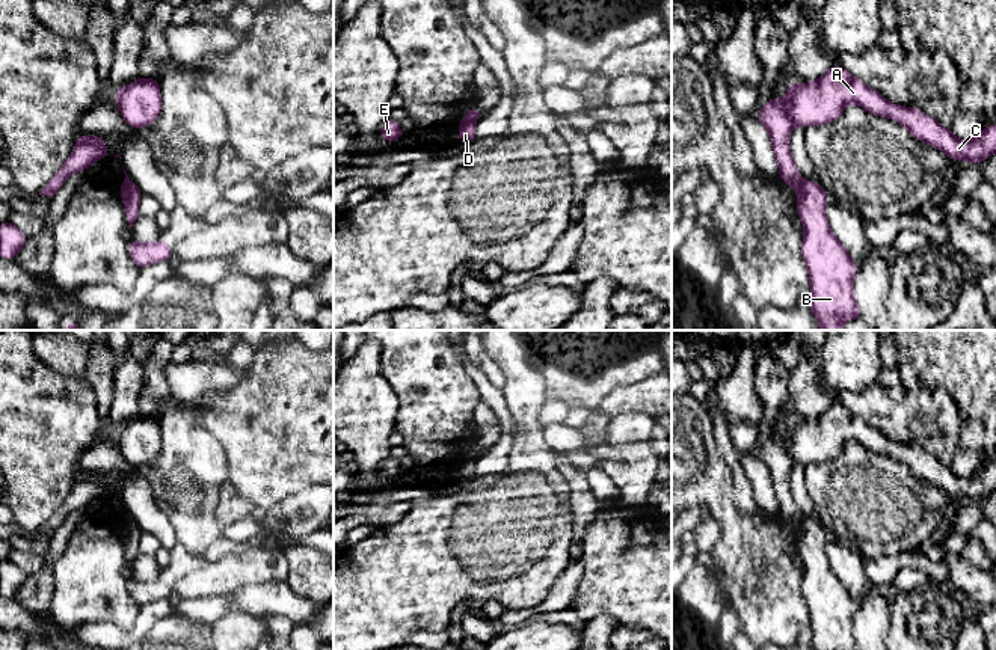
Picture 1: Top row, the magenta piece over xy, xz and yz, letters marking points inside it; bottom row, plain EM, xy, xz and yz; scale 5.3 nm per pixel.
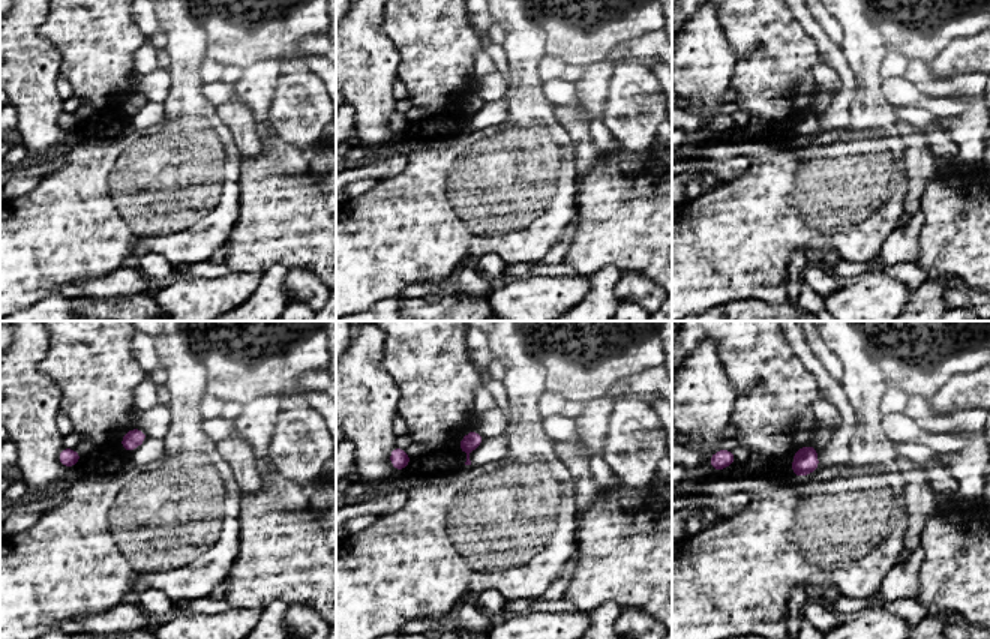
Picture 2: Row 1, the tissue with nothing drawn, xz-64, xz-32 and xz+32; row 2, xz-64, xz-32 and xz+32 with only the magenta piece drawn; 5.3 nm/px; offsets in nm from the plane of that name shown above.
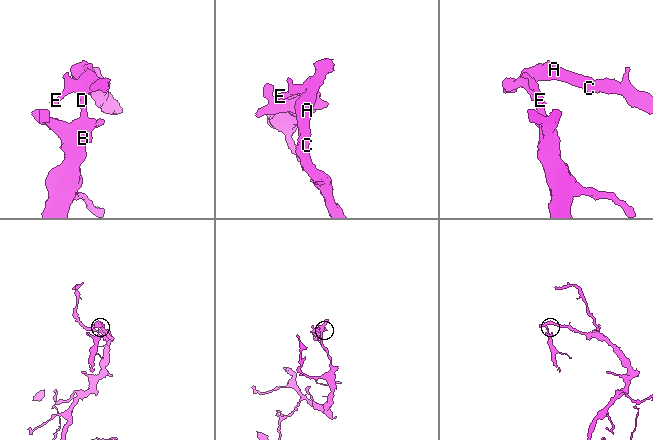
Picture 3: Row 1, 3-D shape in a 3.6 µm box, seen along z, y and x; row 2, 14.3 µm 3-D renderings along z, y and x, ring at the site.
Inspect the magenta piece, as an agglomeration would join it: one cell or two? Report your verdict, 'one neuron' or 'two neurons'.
two neurons

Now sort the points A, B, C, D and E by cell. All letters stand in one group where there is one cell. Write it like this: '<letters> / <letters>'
A C E / B D

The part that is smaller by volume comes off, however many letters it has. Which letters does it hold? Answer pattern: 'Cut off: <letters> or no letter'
Cut off: B, D

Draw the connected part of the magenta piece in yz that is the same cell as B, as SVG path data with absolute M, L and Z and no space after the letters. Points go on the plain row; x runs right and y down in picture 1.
M818 519L797 528L797 547L804 564L801 593L809 609L810 650L862 650L854 635L857 603L825 555L828 532Z

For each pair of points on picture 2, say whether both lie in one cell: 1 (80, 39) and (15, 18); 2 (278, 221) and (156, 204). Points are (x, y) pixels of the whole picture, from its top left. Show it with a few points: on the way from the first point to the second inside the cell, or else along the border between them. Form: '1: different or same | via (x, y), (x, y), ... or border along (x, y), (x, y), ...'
1: different | border along (45, 15), (39, 33), (60, 56)
2: different | border along (239, 179), (239, 216), (224, 243)

